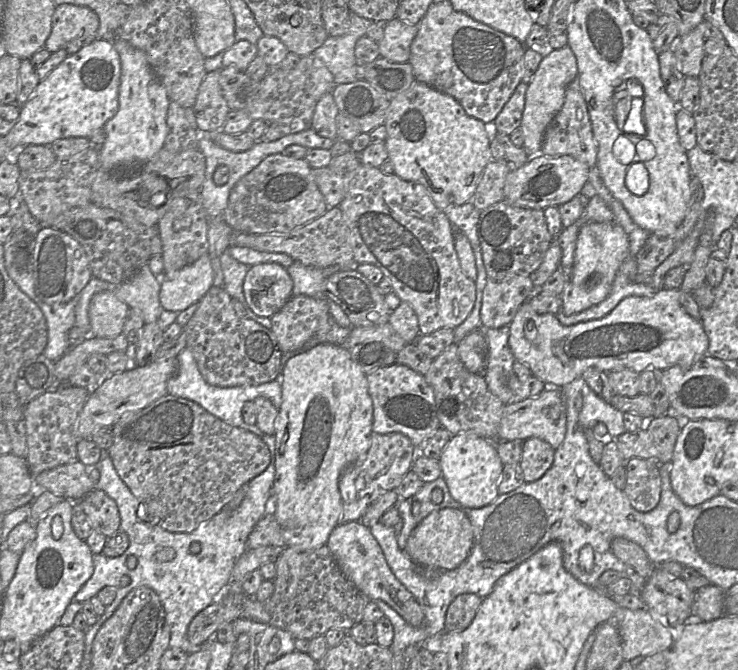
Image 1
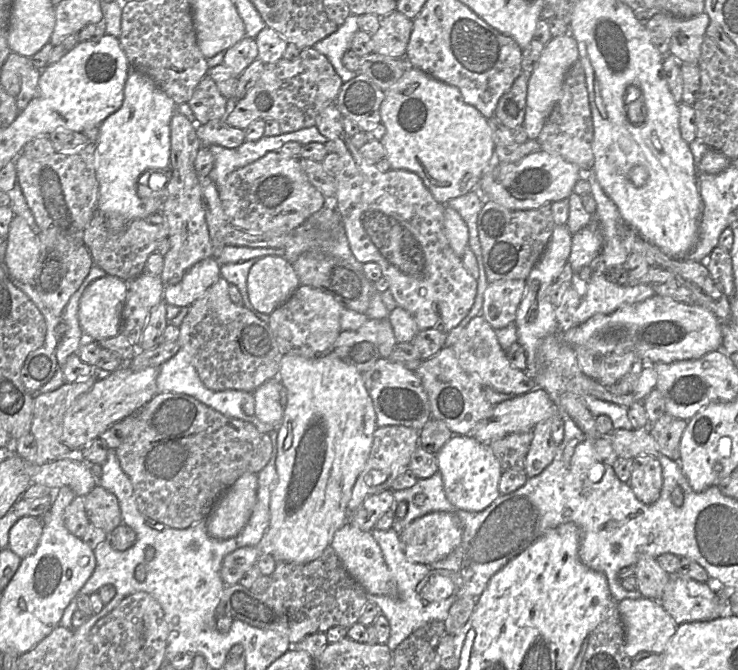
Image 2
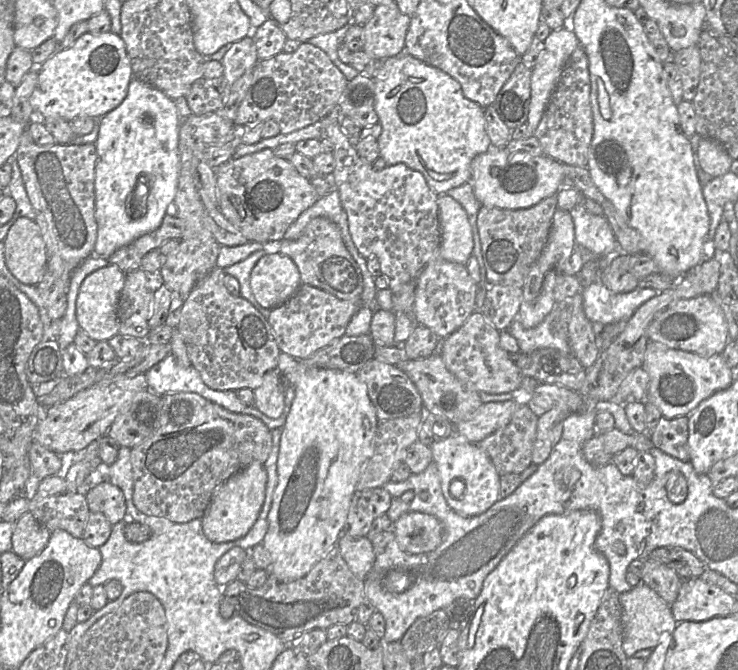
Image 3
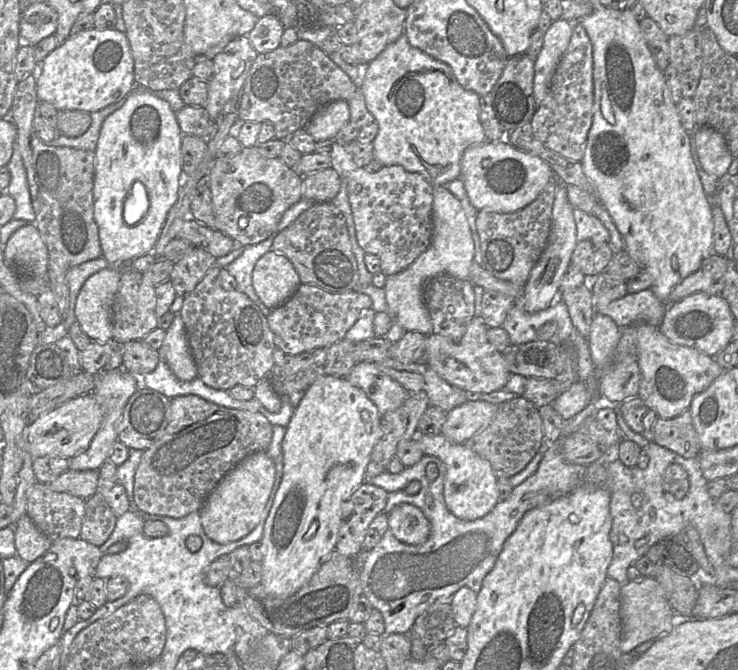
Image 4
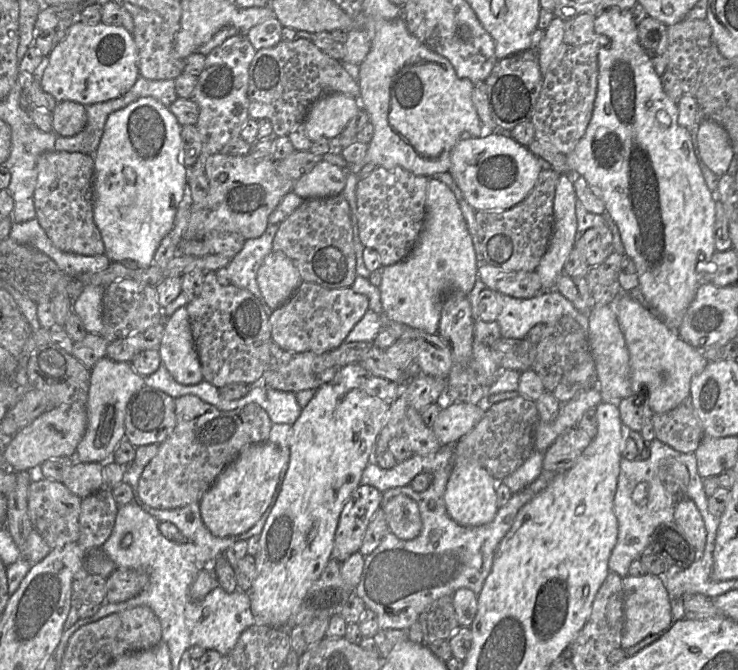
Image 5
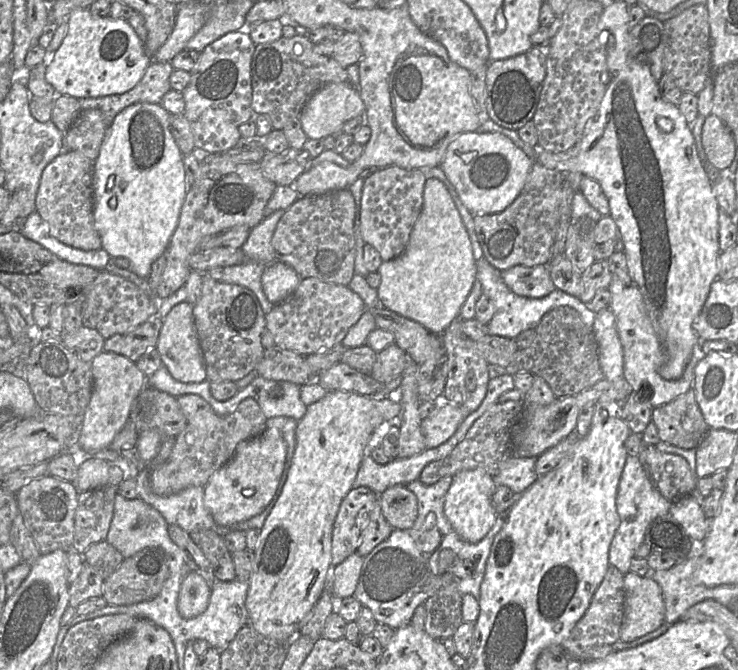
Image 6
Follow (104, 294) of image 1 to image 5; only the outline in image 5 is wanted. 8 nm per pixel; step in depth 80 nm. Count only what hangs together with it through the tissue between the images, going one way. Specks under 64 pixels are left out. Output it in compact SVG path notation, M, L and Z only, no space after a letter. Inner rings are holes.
M88 285L72 304L73 311L80 317L87 333L102 336L102 299L105 288L105 286Z

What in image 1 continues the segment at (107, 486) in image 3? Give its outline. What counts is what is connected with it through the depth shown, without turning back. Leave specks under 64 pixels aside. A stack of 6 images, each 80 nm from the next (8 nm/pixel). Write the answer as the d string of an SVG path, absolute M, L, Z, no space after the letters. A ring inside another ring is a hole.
M94 488L78 502L92 529L107 538L119 530L120 516L117 504L104 491Z

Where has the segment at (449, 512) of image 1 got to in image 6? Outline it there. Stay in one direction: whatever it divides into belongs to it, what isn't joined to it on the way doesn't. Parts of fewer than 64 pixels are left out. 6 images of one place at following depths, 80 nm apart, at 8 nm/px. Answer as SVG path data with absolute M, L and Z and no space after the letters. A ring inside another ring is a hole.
M405 485L387 488L379 499L382 513L394 529L405 530L414 525L418 515L417 497Z

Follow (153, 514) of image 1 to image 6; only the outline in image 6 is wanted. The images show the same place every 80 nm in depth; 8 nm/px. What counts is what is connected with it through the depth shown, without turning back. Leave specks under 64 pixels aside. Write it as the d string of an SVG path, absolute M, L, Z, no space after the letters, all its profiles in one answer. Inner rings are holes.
M185 394L176 399L187 425L176 436L169 457L150 476L151 490L160 496L174 494L191 486L204 487L211 475L233 456L241 442L254 438L267 429L267 418L253 398L243 400L233 413L226 416L217 415L199 395Z

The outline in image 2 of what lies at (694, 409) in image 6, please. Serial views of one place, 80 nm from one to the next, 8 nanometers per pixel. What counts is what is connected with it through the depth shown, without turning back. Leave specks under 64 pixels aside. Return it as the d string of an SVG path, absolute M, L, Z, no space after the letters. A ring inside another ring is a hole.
M665 413L650 426L650 433L660 454L679 462L680 441L687 424L687 420Z

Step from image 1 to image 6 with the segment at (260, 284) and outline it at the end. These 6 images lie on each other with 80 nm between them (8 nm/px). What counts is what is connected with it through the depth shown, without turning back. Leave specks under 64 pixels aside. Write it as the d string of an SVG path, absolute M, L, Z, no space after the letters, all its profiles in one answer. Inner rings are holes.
M275 261L264 270L261 282L266 297L276 305L294 293L301 279L290 265Z

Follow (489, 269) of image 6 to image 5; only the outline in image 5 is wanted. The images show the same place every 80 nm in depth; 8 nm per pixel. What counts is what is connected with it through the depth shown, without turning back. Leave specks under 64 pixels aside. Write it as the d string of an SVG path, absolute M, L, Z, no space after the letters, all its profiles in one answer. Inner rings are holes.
M558 290L541 291L529 299L518 299L503 294L501 298L503 306L496 322L499 324L501 335L504 338L525 339L529 330L535 325L543 323L554 325L563 316L574 318L588 335L588 314L578 311Z

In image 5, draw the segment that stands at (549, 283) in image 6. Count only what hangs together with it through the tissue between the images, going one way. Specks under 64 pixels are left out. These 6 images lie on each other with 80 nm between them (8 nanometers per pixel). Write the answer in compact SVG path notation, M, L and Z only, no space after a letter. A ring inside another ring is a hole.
M485 264L478 266L478 279L486 288L518 299L529 299L542 291L536 271L506 272Z

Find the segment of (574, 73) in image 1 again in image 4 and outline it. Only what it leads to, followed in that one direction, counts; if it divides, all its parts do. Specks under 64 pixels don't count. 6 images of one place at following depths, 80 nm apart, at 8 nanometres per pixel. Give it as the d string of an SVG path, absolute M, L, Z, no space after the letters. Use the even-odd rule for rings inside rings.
M558 19L544 34L543 46L534 65L533 96L536 108L547 95L559 62L568 48L572 30L572 22Z

